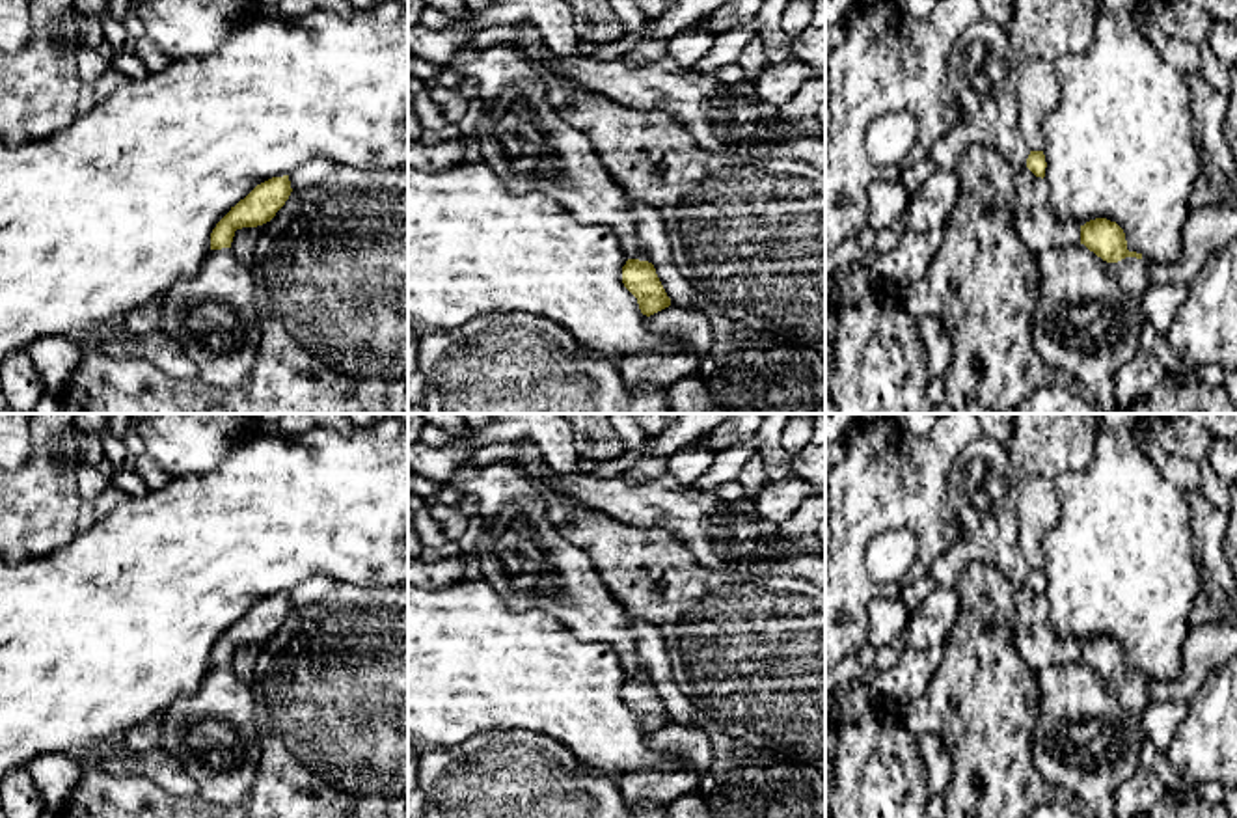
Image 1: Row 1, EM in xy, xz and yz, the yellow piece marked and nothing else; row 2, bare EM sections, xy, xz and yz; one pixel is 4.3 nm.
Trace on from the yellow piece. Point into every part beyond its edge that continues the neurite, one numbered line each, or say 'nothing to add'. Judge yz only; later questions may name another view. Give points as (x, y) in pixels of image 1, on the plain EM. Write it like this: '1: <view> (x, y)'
1: yz (1131, 692)

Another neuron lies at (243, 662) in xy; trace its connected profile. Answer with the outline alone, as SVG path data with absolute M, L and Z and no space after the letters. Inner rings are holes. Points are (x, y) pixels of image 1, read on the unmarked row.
M242 645L235 648L231 667L242 678L248 680L255 669L257 647Z

